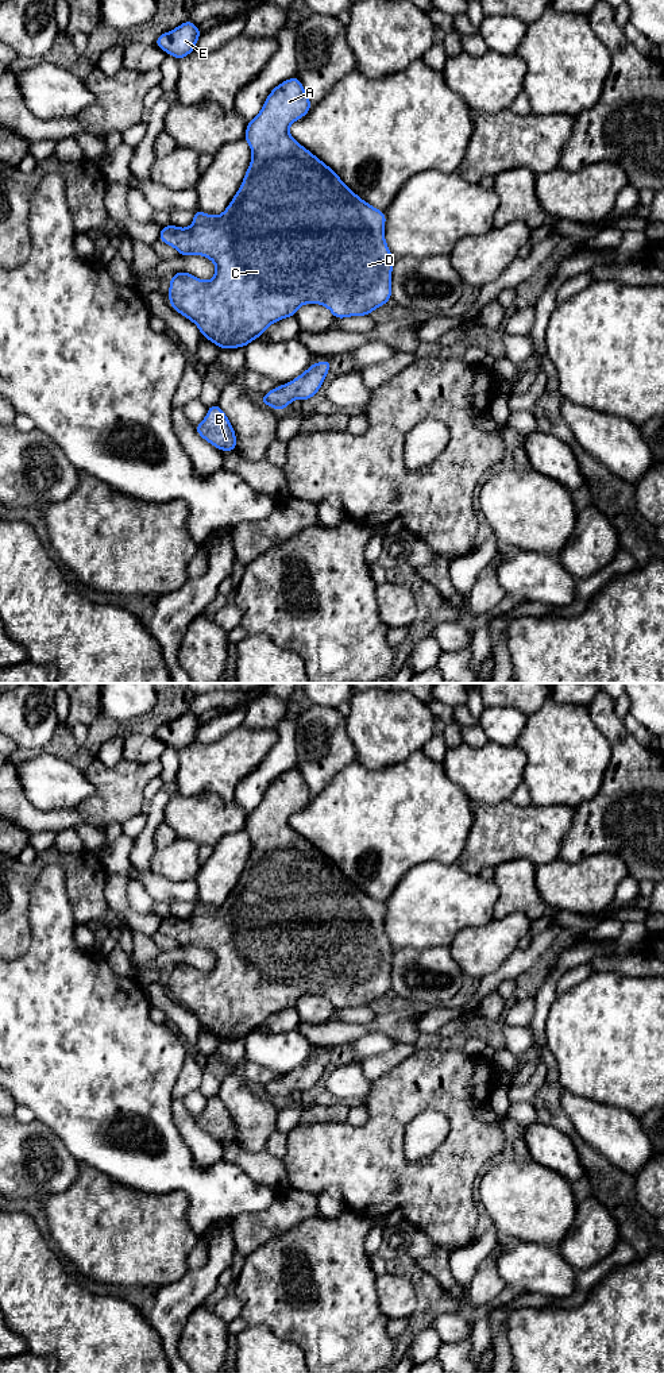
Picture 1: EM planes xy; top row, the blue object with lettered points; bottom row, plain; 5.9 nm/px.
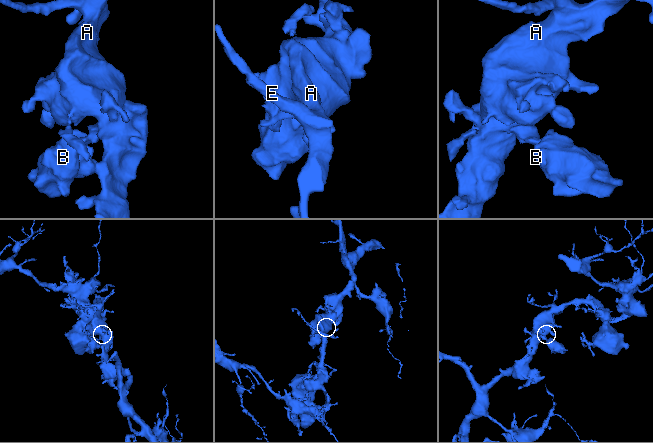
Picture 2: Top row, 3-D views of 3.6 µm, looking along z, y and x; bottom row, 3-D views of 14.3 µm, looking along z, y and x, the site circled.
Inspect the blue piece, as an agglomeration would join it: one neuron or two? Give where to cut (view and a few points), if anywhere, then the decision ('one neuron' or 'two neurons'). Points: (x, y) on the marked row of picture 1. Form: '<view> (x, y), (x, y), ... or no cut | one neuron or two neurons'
no cut | one neuron

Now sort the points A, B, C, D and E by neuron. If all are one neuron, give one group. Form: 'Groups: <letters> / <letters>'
Groups: A B C D E

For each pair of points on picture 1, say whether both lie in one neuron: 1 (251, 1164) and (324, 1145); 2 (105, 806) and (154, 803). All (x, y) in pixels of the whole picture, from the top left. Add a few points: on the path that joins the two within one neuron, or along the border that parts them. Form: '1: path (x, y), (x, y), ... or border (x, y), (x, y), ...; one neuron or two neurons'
1: border (281, 1160), (290, 1188); two neurons
2: border (146, 802), (143, 810); two neurons

